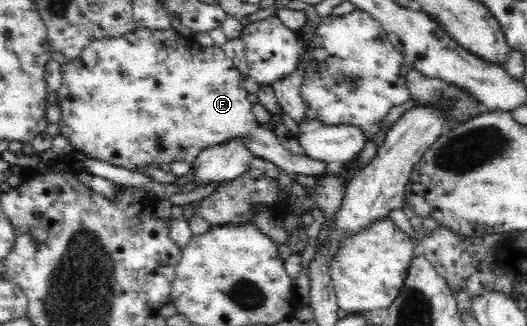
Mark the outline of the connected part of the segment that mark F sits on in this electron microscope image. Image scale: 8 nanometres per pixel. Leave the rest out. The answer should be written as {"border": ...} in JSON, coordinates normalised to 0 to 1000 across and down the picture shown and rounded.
{"border":[[[260,80],[250,101],[241,101],[235,110],[237,113],[214,117],[207,126],[182,126],[156,156],[150,181],[137,184],[116,206],[118,255],[106,279],[118,344],[112,380],[118,387],[116,414],[135,433],[142,463],[159,463],[161,469],[169,469],[165,479],[173,482],[176,491],[194,491],[213,500],[213,506],[256,525],[260,512],[273,506],[296,509],[294,500],[298,494],[323,500],[338,488],[361,503],[381,463],[414,445],[431,426],[459,417],[459,423],[467,429],[471,460],[474,460],[484,482],[495,482],[526,506],[528,518],[533,518],[533,525],[539,525],[539,531],[545,531],[552,543],[562,540],[567,546],[579,537],[590,549],[602,549],[607,546],[607,537],[617,537],[624,515],[628,515],[617,494],[594,491],[588,482],[581,482],[577,472],[554,472],[554,466],[539,454],[524,426],[518,399],[503,399],[488,377],[488,368],[476,344],[476,313],[471,307],[472,285],[463,276],[461,227],[444,206],[440,184],[423,163],[419,144],[410,144],[370,110],[349,117],[345,107],[323,89],[281,89],[277,83]]]}

